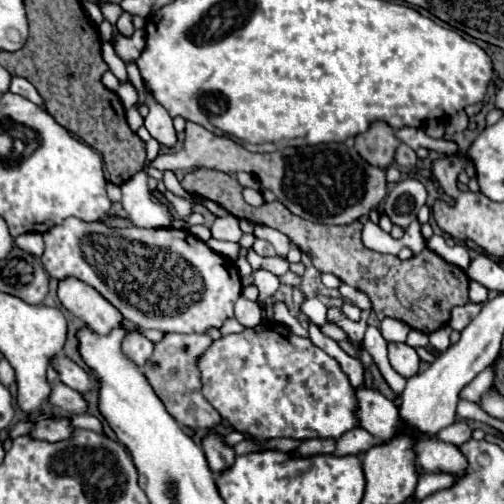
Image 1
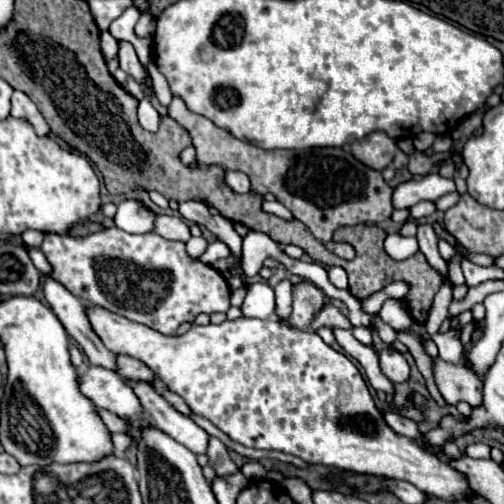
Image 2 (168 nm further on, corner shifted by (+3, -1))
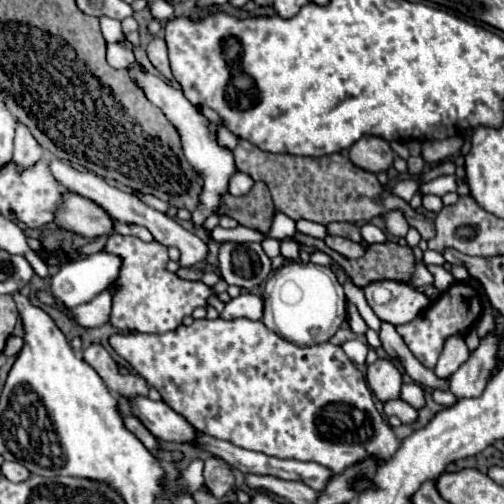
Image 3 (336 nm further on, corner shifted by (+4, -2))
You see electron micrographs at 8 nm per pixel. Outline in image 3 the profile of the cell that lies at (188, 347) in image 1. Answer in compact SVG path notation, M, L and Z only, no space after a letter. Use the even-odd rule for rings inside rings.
M215 456L207 458L203 474L205 474L205 486L219 500L223 500L225 494L235 486L233 468L221 458L215 458Z

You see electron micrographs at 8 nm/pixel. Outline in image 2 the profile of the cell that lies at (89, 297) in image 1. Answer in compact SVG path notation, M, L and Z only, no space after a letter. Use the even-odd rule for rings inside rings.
M88 305L86 311L90 313L90 323L106 349L114 355L128 355L148 365L172 393L178 393L186 401L192 413L206 417L232 441L238 441L244 447L290 453L312 465L330 465L354 473L402 479L444 501L468 501L476 497L476 491L470 487L464 473L440 461L436 455L422 453L414 441L388 427L358 367L344 353L326 345L314 331L290 329L274 317L240 317L234 321L226 319L220 325L194 325L184 335L166 337L146 325L134 323L96 305Z

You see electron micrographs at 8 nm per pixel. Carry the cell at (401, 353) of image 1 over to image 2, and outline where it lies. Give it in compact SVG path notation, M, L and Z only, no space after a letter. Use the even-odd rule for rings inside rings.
M384 349L384 351L380 351L378 357L380 357L380 371L392 383L402 383L408 379L410 367L408 367L406 359L402 357L402 353L398 353L396 349Z

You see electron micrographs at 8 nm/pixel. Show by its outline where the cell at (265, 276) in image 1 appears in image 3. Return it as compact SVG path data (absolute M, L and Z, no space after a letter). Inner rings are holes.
M241 292L237 298L225 304L221 318L249 318L261 320L261 296L253 292Z

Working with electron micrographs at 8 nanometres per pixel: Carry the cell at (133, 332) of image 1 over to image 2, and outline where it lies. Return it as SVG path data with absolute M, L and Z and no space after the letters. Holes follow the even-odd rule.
M126 355L116 357L116 375L128 381L144 381L144 383L154 381L154 373L146 365L142 365L142 361L134 361L132 357Z

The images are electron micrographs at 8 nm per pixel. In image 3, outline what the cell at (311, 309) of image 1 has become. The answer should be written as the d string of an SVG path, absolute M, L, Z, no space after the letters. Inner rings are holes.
M405 384L405 394L399 396L401 400L405 400L407 404L411 404L413 408L421 408L425 404L425 398L423 398L423 390L419 384Z

